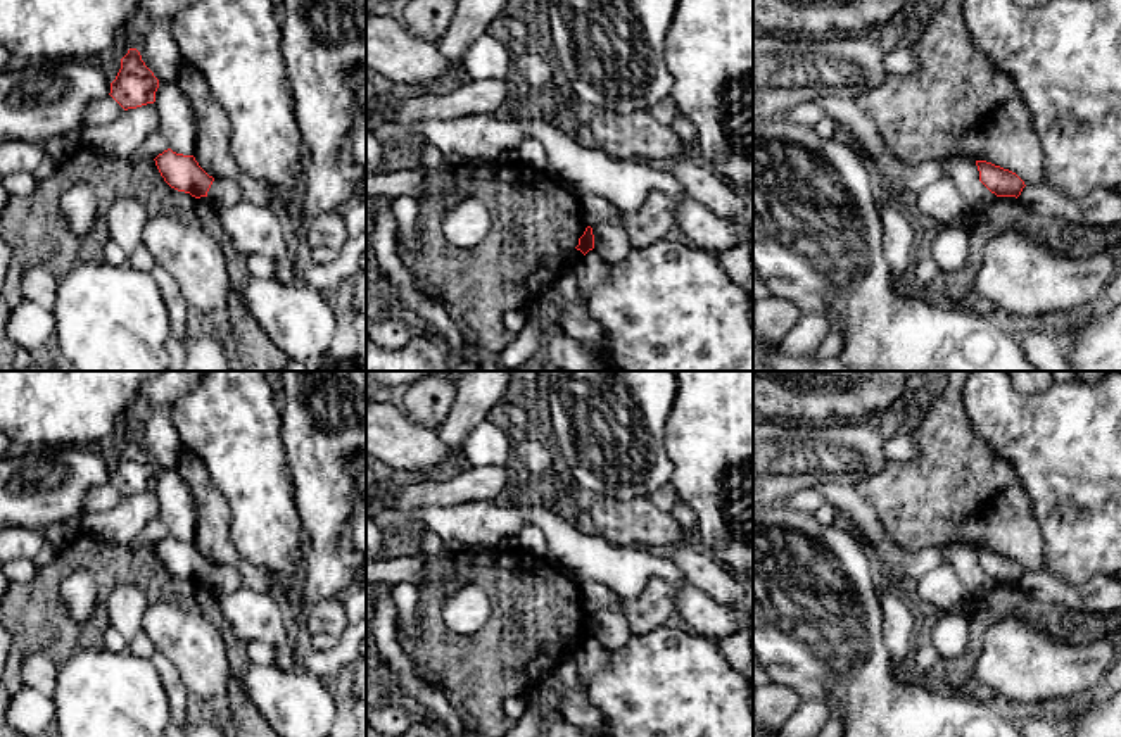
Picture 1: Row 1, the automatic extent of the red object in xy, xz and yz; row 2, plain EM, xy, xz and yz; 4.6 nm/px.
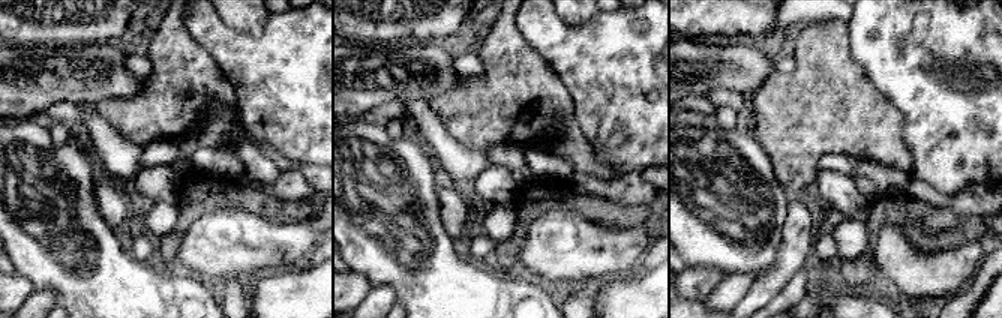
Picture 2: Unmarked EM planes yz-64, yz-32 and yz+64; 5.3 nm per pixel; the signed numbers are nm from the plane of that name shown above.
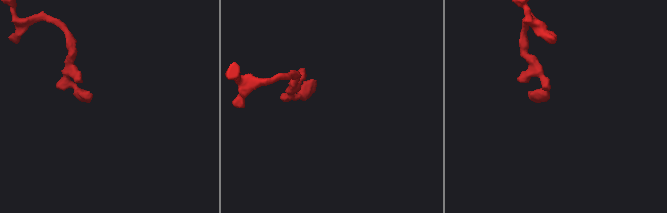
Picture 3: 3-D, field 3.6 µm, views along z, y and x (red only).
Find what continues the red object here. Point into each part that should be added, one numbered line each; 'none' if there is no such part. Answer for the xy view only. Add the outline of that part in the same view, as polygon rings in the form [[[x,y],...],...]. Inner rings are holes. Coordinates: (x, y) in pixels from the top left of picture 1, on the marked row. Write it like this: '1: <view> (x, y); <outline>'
none

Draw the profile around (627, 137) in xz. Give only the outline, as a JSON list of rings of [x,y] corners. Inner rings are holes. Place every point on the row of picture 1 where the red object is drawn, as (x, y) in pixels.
[[[648,110],[630,114],[587,112],[594,145],[618,161],[663,164],[674,157],[698,161],[696,143],[681,143],[668,124],[658,123]]]

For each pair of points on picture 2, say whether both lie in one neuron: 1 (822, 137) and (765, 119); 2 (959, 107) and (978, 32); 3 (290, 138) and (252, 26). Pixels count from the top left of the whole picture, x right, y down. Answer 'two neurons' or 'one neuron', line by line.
1: one neuron
2: one neuron
3: two neurons

